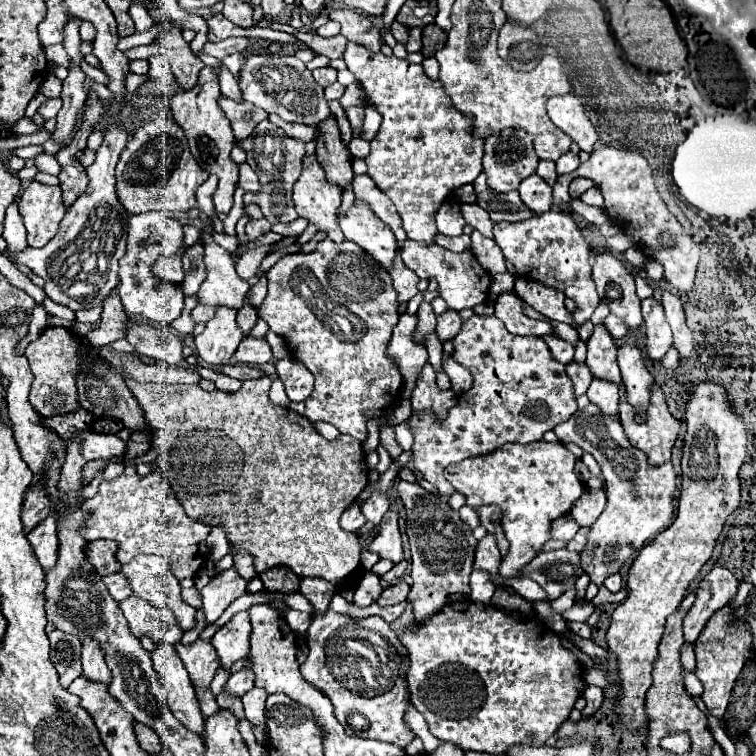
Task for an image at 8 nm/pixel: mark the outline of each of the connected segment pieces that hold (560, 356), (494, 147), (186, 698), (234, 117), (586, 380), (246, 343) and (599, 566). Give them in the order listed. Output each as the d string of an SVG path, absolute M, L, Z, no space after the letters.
M547 334L547 336L543 336L543 340L547 342L547 346L549 346L549 350L551 350L555 360L559 360L561 364L569 364L573 360L573 350L575 350L573 344L561 340L555 334Z
M507 128L497 136L489 136L485 140L485 156L483 156L483 172L487 174L487 184L495 192L517 190L521 180L535 174L537 170L537 154L533 150L533 138L525 130Z
M157 646L151 654L153 666L161 676L161 682L169 694L169 708L173 710L175 718L181 720L191 732L203 738L203 724L205 718L199 710L199 702L195 696L195 688L187 676L181 658L177 656L173 646Z
M223 96L219 100L219 104L221 104L223 112L227 114L227 120L229 120L237 140L245 140L247 136L251 136L255 126L267 118L265 110L255 108L249 102L235 102L235 100L229 100Z
M573 360L573 362L567 366L567 374L569 374L569 378L573 380L575 394L577 394L577 396L585 394L587 388L589 388L589 384L591 384L591 380L593 380L593 374L591 374L589 366L587 366L587 364L577 364L577 362Z
M245 336L235 352L235 360L239 364L249 364L249 366L267 364L271 358L273 354L271 354L271 346L267 344L267 340L259 340L253 336Z
M587 404L577 410L567 422L555 426L557 440L563 444L577 444L589 452L603 470L607 482L607 508L595 520L589 532L589 542L581 552L581 566L589 574L591 582L599 588L605 578L617 574L627 558L653 542L673 522L673 494L677 478L671 462L653 466L647 462L647 454L631 446L623 432L621 420L603 414L595 404Z

